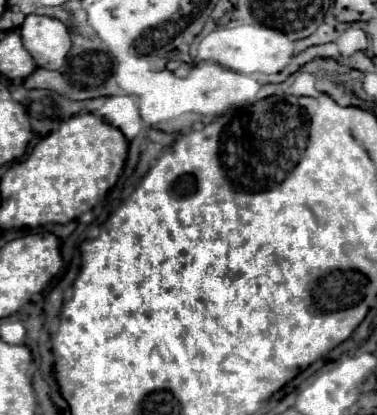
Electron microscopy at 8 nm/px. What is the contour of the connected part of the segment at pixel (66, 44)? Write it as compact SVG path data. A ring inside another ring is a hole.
M28 15L20 25L20 35L38 67L56 69L64 65L70 51L70 35L62 21L44 15Z

